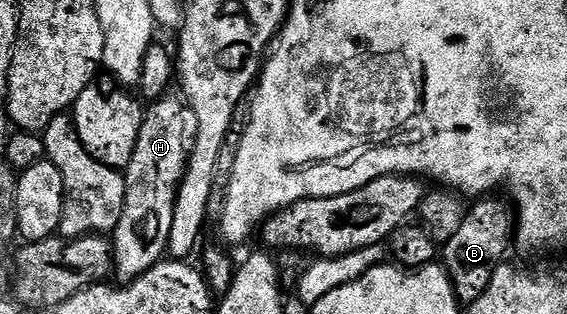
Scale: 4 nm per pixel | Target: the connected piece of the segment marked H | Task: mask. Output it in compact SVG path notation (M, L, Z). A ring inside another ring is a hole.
M165 94L144 110L141 133L137 133L137 149L133 149L133 157L123 175L125 205L121 209L121 221L117 221L111 239L115 254L113 275L120 284L132 283L137 276L164 262L171 242L175 194L196 137L197 117L187 100L178 94Z

